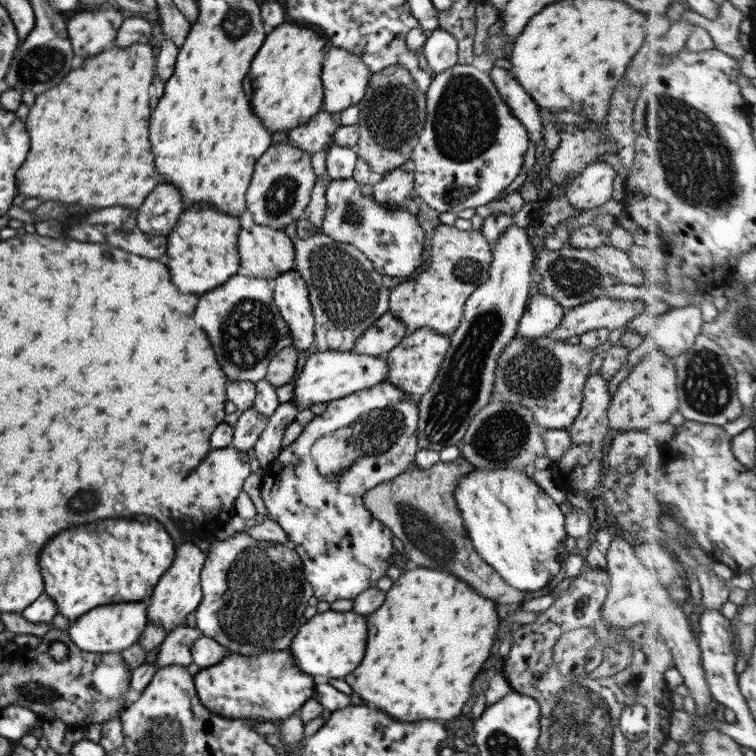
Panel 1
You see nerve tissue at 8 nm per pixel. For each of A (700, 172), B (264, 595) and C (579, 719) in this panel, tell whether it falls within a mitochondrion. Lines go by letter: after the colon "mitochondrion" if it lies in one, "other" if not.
A: mitochondrion
B: mitochondrion
C: mitochondrion

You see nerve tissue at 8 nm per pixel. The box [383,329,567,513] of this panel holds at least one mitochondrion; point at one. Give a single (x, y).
(534, 372)

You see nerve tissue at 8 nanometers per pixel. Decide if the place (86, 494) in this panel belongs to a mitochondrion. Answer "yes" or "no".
yes

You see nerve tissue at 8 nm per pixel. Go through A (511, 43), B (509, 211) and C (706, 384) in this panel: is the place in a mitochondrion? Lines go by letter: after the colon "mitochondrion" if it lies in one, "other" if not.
A: other
B: other
C: mitochondrion

